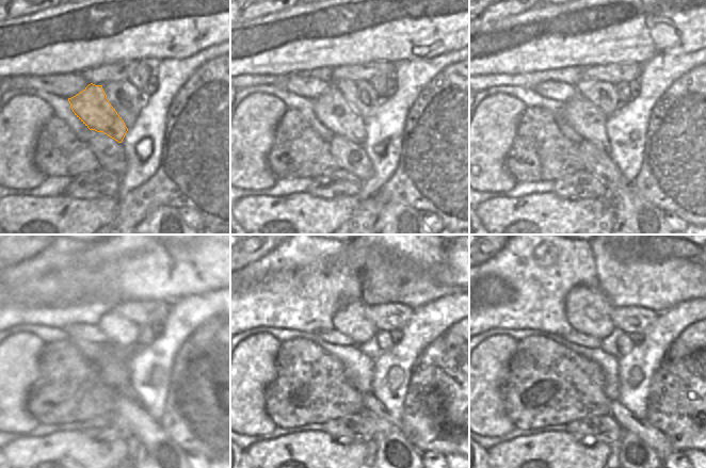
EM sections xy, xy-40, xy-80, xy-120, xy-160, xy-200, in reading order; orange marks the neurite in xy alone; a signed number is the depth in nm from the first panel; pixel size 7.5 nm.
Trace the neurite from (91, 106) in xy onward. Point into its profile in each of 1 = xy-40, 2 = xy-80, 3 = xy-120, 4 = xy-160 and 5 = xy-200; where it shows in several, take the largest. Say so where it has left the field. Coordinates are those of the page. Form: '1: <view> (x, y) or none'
1: xy-40 (332, 109)
2: xy-80 (589, 120)
3: xy-120 (113, 371)
4: xy-160 (370, 402)
5: xy-200 (653, 437)

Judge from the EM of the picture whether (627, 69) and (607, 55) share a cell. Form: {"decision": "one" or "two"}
{"decision": "two"}

